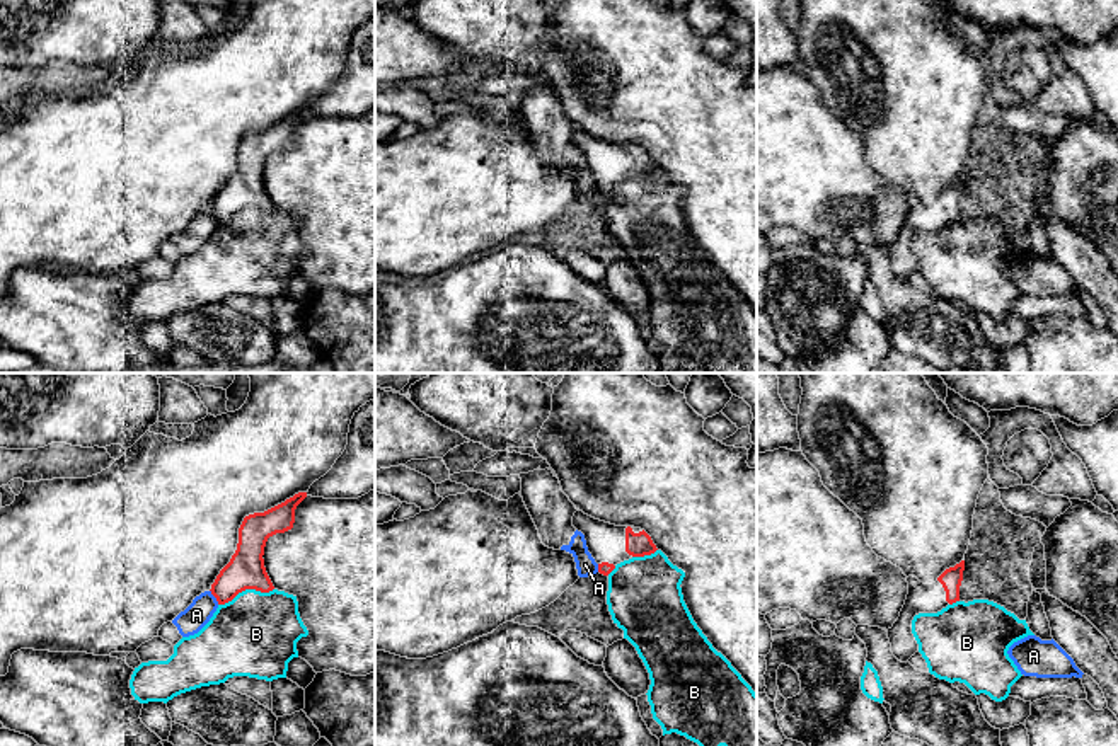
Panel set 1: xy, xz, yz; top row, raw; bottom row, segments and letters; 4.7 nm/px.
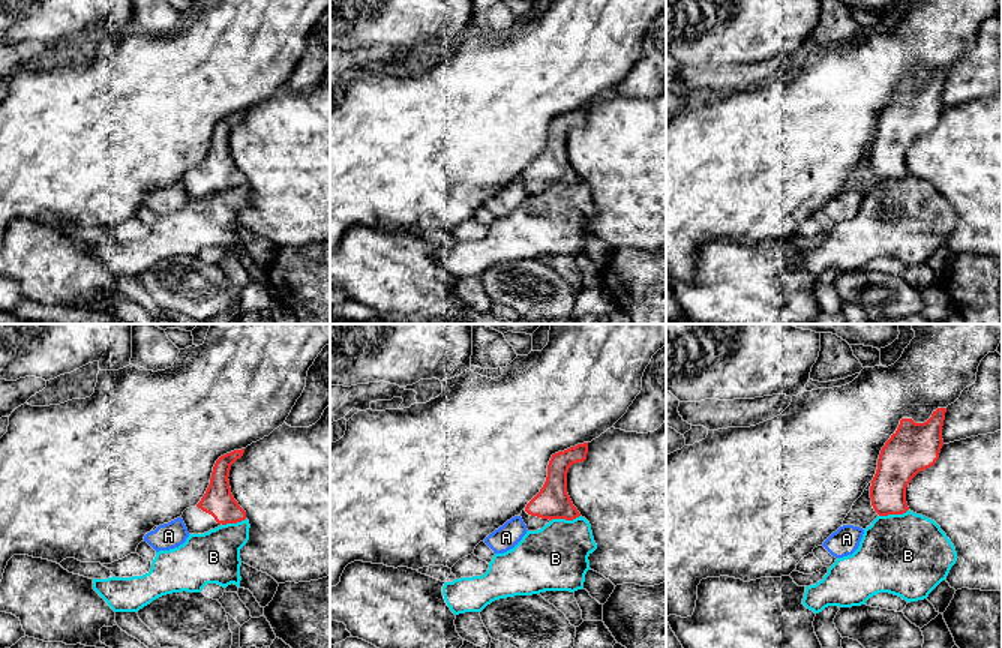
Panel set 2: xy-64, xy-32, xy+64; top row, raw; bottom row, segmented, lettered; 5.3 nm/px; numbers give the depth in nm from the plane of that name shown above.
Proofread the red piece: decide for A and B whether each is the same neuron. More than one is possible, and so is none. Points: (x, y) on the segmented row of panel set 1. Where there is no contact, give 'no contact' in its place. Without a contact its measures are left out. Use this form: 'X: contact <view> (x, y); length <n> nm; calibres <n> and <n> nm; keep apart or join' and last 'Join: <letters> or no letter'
A: contact xy (213, 595); length 80 nm; calibres 180 and 120 nm; keep apart
B: contact xy (246, 588); length 280 nm; calibres 180 and 400 nm; keep apart
Join: no letter

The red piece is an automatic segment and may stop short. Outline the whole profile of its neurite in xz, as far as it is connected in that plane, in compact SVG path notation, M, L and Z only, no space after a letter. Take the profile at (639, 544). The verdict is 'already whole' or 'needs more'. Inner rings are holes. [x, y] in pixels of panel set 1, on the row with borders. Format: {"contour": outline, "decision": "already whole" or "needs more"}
{"contour": "M579 509L573 516L573 526L585 535L588 552L603 576L608 576L624 560L651 555L658 550L644 530L615 526Z", "decision": "needs more"}

